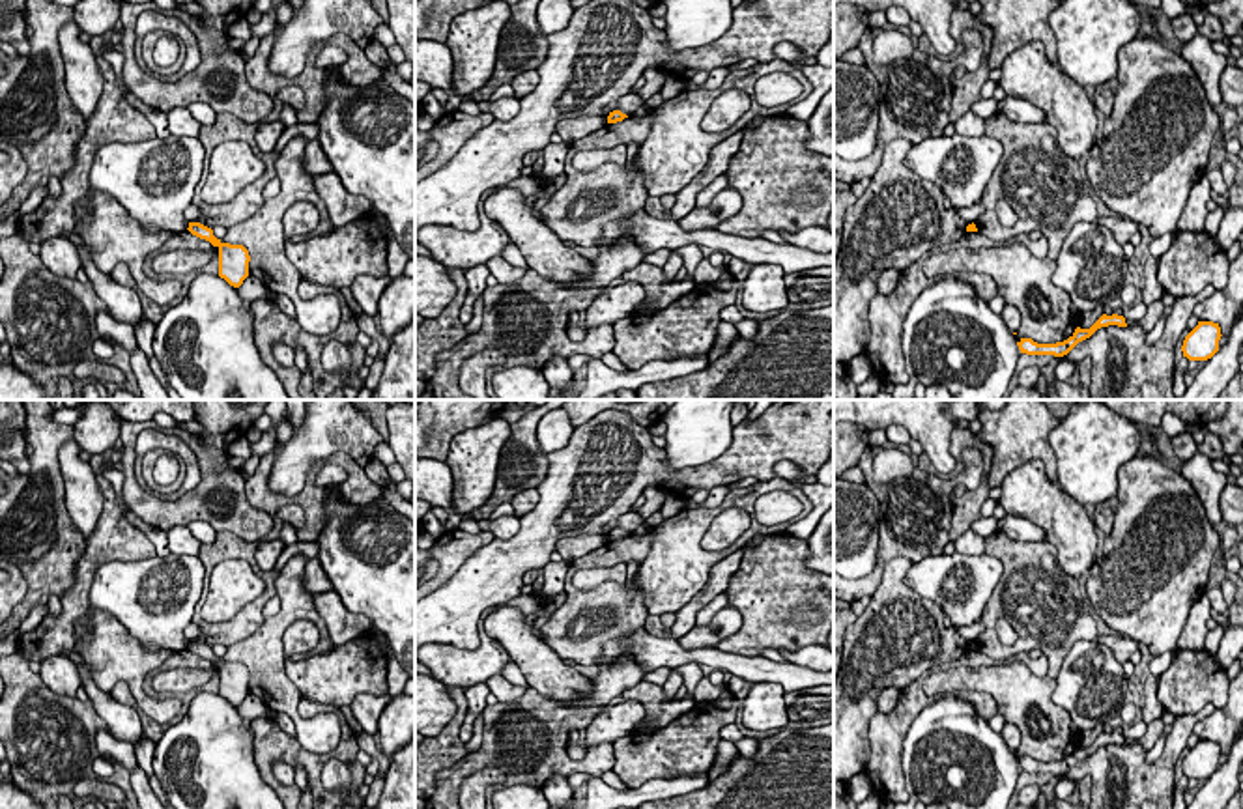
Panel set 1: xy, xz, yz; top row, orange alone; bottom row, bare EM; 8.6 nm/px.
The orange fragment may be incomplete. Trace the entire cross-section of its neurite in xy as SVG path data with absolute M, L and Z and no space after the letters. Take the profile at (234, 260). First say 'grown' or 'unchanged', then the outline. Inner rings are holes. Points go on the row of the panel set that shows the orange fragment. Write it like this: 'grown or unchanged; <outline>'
unchanged; M189 222L187 230L219 248L219 277L224 278L230 286L239 288L249 277L249 250L243 245L222 243L213 235L211 228L200 222Z

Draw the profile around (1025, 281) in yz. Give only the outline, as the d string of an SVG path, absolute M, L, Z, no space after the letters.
M996 245L991 248L957 247L931 254L923 273L931 280L983 273L994 278L998 295L1021 312L1015 340L1032 338L1037 344L1056 344L1073 336L1075 312L1065 290L1052 282L1056 260L1036 258L1026 245Z

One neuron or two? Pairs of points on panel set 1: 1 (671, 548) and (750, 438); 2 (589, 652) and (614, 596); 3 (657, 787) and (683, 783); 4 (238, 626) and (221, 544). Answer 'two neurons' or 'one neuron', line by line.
1: two neurons
2: one neuron
3: one neuron
4: one neuron

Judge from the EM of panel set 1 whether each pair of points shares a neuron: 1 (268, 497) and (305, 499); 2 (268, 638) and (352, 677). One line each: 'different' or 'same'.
1: same
2: different

